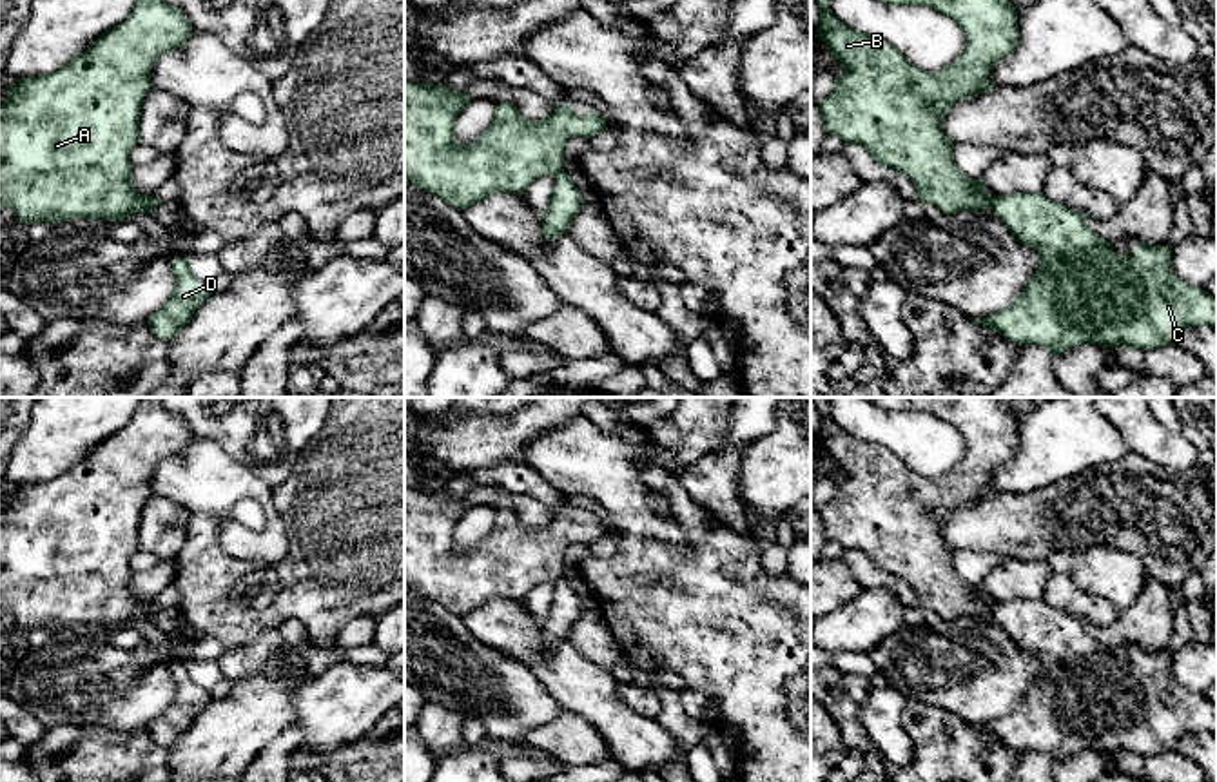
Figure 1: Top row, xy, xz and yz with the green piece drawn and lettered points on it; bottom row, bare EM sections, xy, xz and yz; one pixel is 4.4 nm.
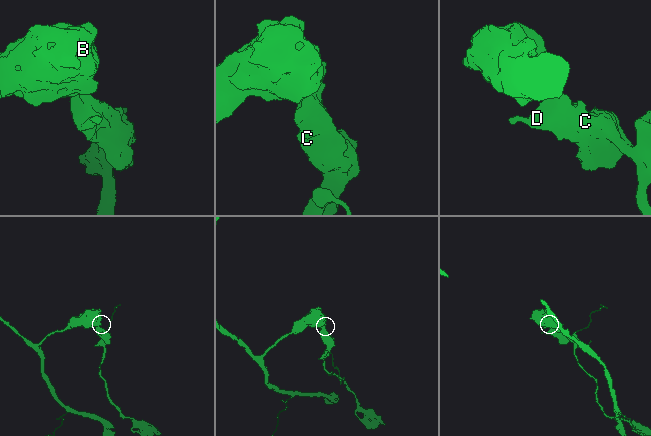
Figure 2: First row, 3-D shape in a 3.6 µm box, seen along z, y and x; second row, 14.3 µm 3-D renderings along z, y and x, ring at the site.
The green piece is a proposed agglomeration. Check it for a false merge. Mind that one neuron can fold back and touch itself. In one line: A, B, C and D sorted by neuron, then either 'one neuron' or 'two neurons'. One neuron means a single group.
A B / C D | two neurons

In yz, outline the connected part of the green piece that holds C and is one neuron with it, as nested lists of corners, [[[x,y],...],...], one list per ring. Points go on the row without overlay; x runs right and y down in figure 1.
[[[1043,599],[994,602],[992,617],[1023,651],[1039,660],[1036,680],[1012,711],[994,722],[974,726],[1005,746],[1019,753],[1034,749],[1059,762],[1085,749],[1112,757],[1115,751],[1159,755],[1173,751],[1184,735],[1217,735],[1217,704],[1173,680],[1172,653],[1137,648],[1134,662],[1119,660],[1108,646],[1090,635],[1088,621],[1056,610]]]

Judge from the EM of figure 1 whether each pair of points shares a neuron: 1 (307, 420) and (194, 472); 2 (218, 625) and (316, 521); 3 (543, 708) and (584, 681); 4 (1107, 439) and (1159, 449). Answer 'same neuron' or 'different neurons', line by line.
1: different neurons
2: same neuron
3: different neurons
4: different neurons

